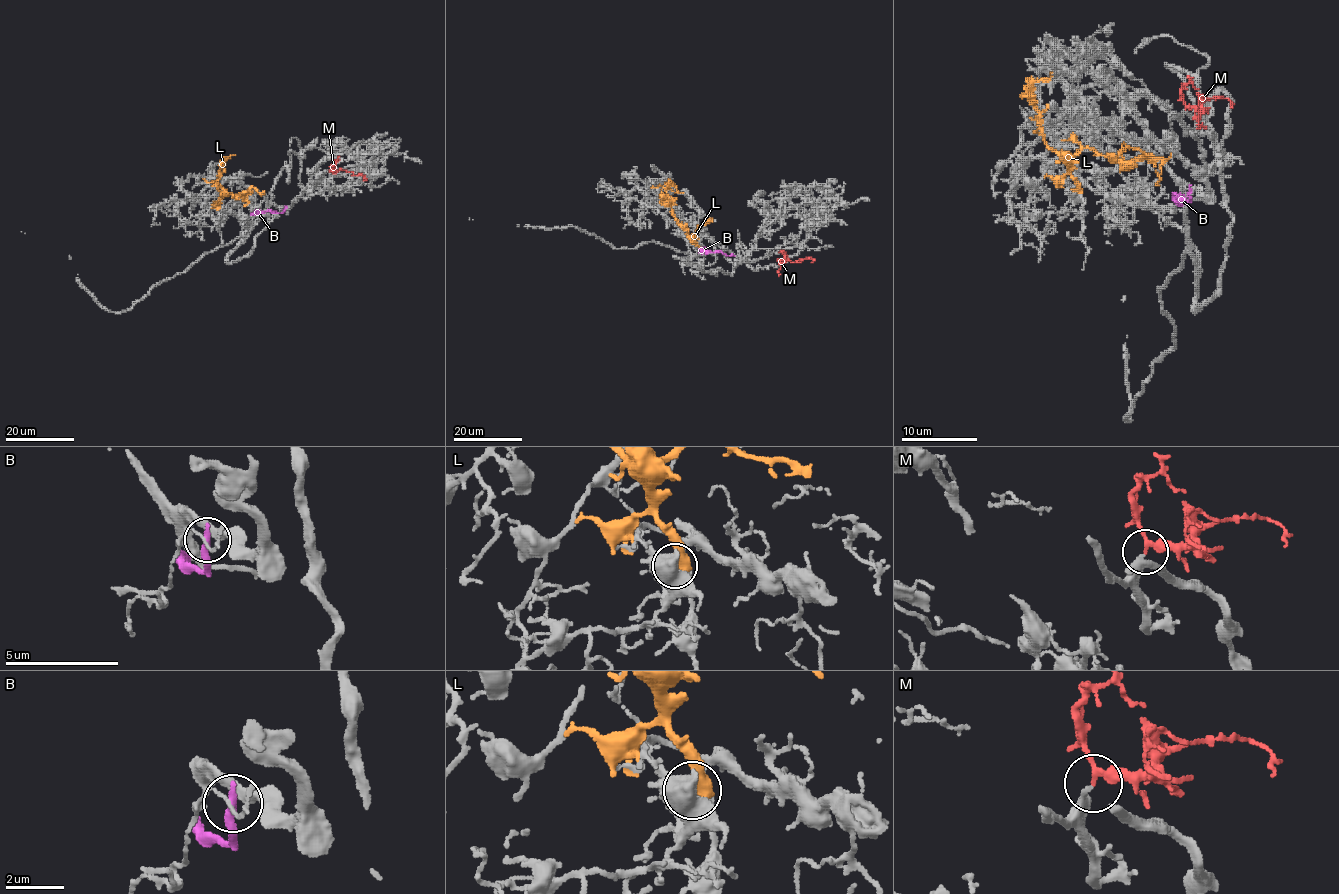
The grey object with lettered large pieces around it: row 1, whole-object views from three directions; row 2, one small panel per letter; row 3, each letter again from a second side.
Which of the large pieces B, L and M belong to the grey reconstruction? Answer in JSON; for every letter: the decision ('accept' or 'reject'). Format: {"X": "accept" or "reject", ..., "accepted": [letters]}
{"B": "reject", "L": "reject", "M": "accept", "accepted": ["M"]}

